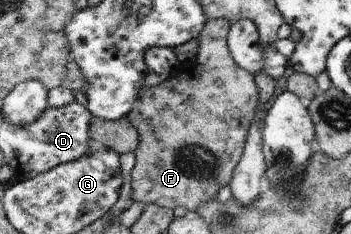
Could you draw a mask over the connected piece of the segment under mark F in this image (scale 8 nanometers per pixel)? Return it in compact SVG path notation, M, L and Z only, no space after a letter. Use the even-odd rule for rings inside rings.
M215 19L207 20L203 31L197 38L199 41L198 53L196 56L195 71L182 71L177 69L168 79L162 80L161 83L155 85L154 87L143 86L143 91L141 91L141 99L136 105L136 109L127 115L127 118L133 125L136 126L137 131L139 131L140 143L137 150L134 152L136 157L136 163L131 171L131 203L141 202L144 203L144 208L147 205L157 205L159 207L165 207L167 209L174 210L177 207L183 207L188 211L188 215L197 215L197 209L201 207L207 201L213 201L219 193L231 182L235 167L239 164L241 157L244 153L246 140L249 135L249 127L257 115L257 110L259 109L259 89L257 88L257 83L255 82L254 75L247 73L245 69L241 69L228 49L227 37L229 34L231 23L227 19Z

